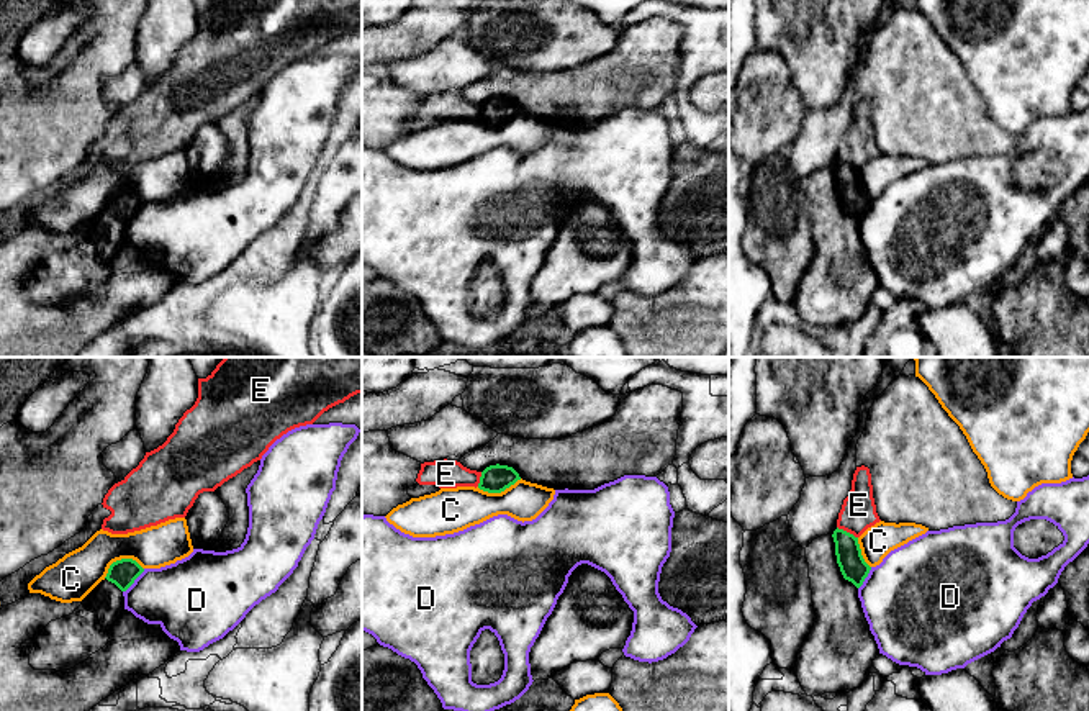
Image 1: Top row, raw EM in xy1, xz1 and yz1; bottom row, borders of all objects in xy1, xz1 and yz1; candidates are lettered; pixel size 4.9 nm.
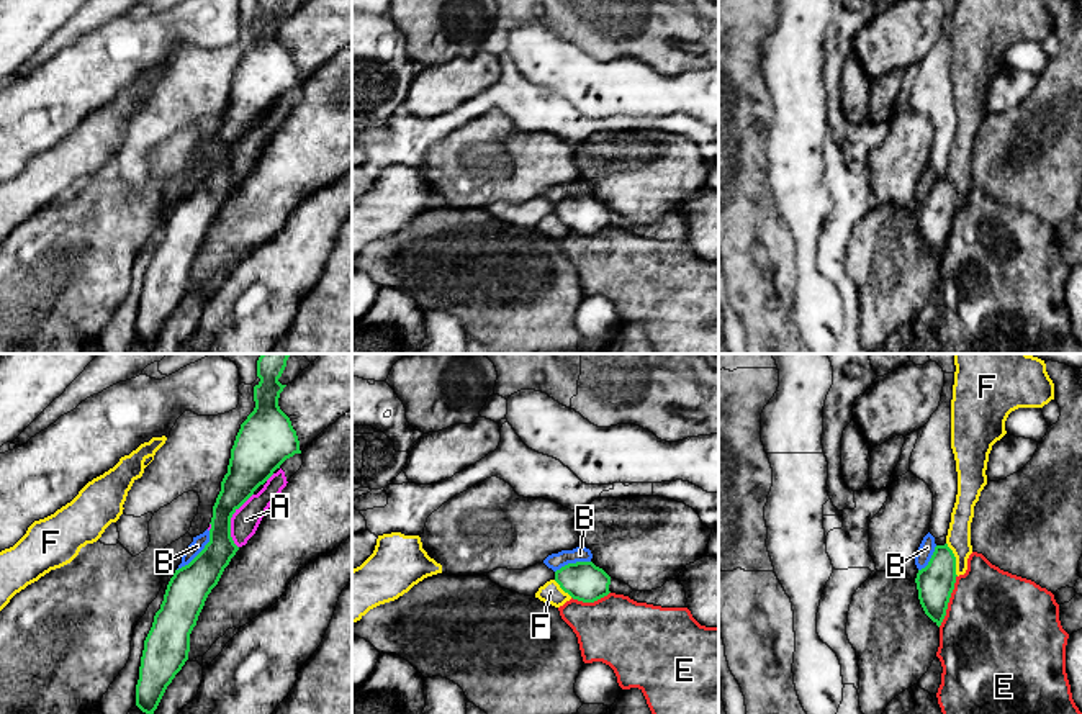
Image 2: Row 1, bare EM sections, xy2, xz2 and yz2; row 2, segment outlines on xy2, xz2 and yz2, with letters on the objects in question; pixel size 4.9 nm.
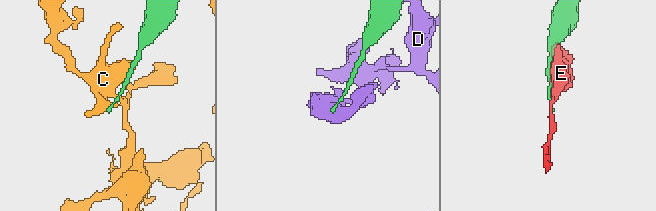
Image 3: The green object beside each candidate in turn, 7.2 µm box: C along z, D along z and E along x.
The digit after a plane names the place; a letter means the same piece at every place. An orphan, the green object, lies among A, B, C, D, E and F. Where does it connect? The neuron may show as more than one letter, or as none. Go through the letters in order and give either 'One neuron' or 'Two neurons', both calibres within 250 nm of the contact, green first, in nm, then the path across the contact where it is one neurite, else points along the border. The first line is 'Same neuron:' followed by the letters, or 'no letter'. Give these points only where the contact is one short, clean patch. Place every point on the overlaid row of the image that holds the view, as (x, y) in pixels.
Same neuron: no letter
A: Two neurons. Thickness 180 nm (green) against 140 nm
B: Two neurons. Thickness 200 nm (green) against 70 nm. Boundary: xy2 (210, 531), (210, 541), (177, 570)
C: Two neurons. Thickness 130 nm (green) against 220 nm
D: Two neurons. Thickness 130 nm (green) against 340 nm. Boundary: xy1 (144, 569), (123, 592)
E: Two neurons. Thickness 190 nm (green) against 480 nm
F: Two neurons. Thickness 190 nm (green) against 120 nm

